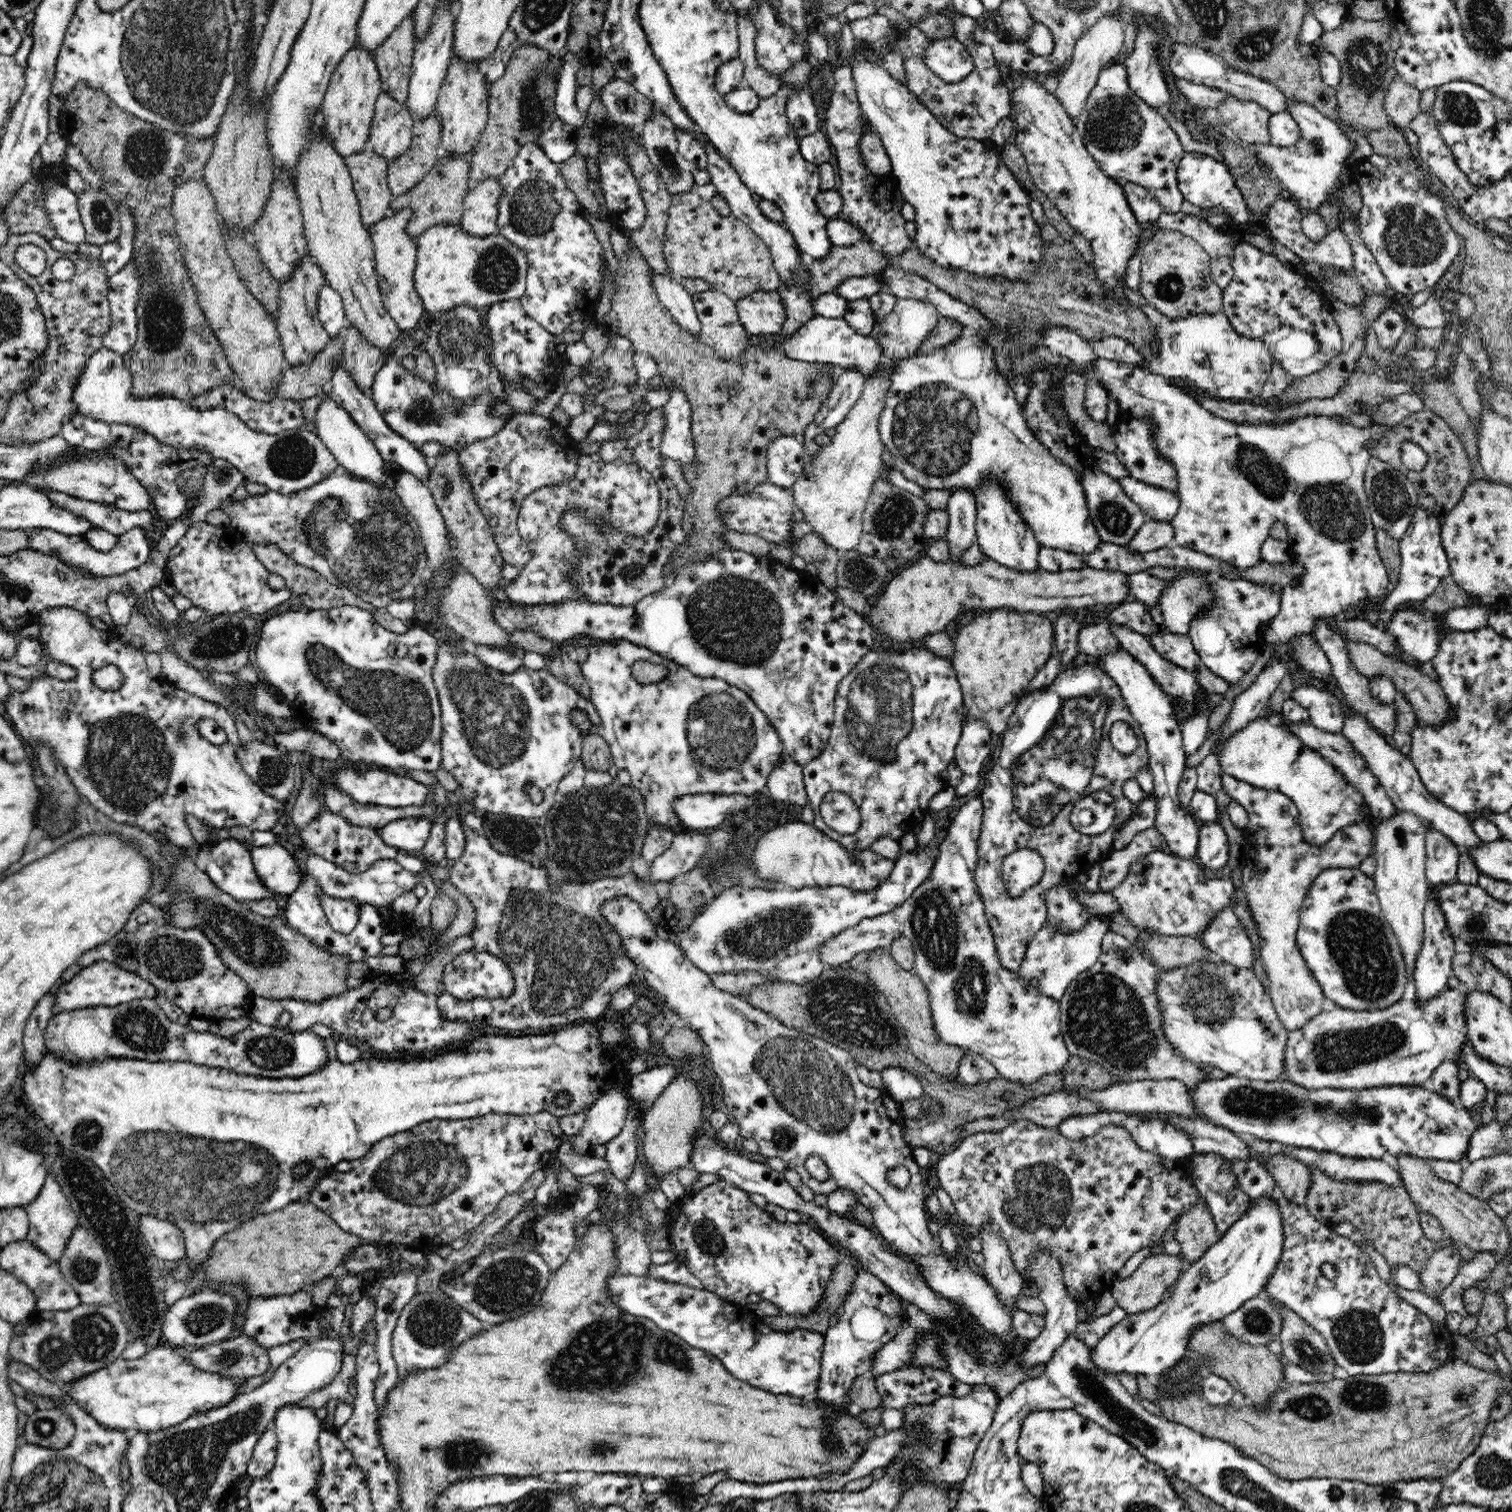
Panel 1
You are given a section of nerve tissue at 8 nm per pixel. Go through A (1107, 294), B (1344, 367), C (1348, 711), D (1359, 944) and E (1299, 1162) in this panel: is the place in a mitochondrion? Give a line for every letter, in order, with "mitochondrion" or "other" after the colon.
A: other
B: other
C: other
D: mitochondrion
E: other

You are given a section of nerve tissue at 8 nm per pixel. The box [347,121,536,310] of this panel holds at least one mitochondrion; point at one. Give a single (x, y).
(496, 270)

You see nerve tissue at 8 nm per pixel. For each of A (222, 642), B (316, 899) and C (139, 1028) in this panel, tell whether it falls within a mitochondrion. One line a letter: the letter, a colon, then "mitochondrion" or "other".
A: mitochondrion
B: other
C: mitochondrion

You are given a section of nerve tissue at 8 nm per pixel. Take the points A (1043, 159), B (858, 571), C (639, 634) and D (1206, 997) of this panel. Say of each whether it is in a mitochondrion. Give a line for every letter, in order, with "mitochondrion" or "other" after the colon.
A: other
B: mitochondrion
C: other
D: mitochondrion

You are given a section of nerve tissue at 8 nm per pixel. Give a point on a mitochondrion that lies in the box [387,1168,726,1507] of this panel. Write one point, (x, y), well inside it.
(607, 1356)

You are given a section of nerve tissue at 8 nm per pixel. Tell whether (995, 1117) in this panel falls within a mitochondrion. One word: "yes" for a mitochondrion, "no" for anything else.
no

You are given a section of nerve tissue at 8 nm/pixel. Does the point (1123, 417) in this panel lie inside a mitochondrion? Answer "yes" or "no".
no

